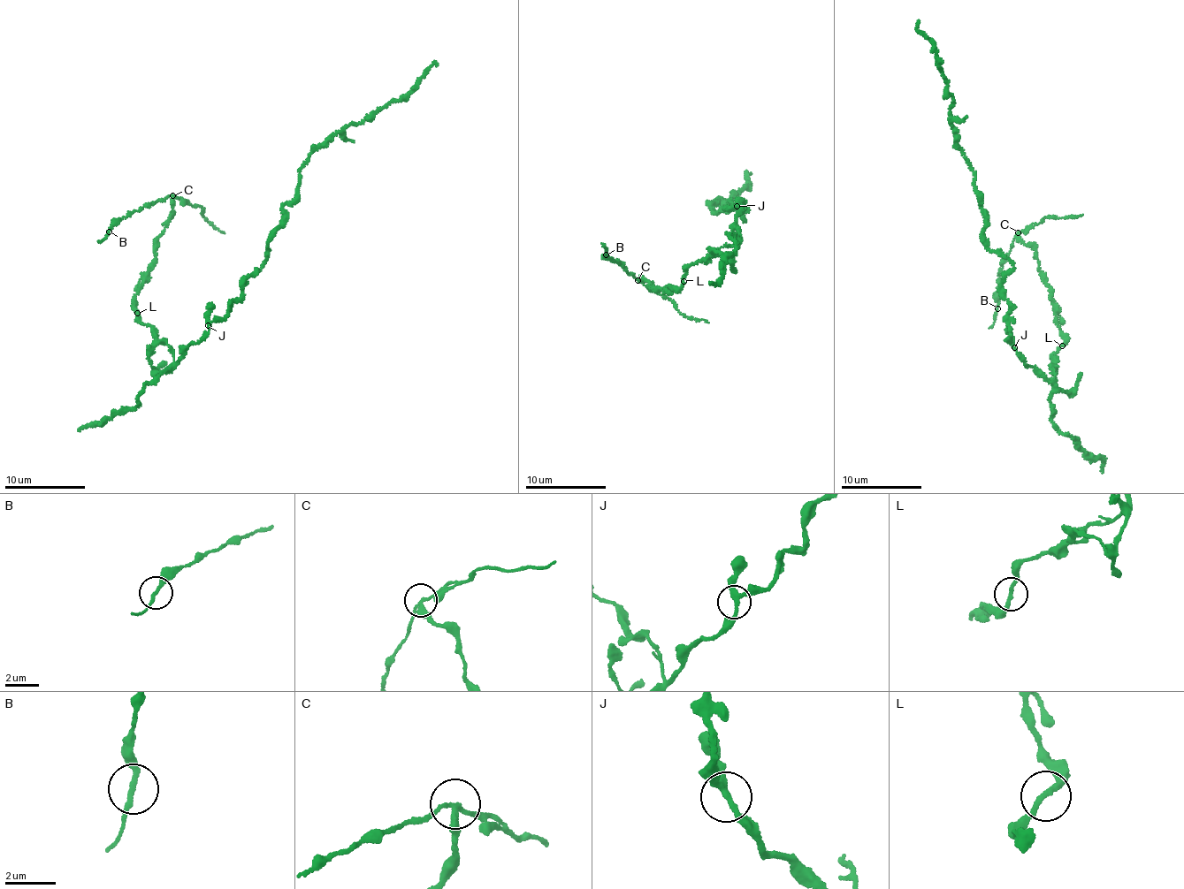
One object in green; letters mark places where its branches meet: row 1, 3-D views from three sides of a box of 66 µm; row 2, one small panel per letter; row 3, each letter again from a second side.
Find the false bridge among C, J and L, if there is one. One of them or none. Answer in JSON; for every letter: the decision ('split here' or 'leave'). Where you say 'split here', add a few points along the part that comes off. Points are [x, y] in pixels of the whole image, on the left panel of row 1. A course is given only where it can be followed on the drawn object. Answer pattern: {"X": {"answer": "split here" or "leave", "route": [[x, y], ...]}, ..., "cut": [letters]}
{"C": {"answer": "split here", "route": [[173, 195], [133, 210], [112, 227], [107, 236], [97, 241]]}, "J": {"answer": "leave"}, "L": {"answer": "leave"}, "cut": ["C"]}

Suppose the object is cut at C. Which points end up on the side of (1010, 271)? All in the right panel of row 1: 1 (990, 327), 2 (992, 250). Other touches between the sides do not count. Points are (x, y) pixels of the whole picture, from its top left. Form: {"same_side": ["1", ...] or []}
{"same_side": ["2"]}

